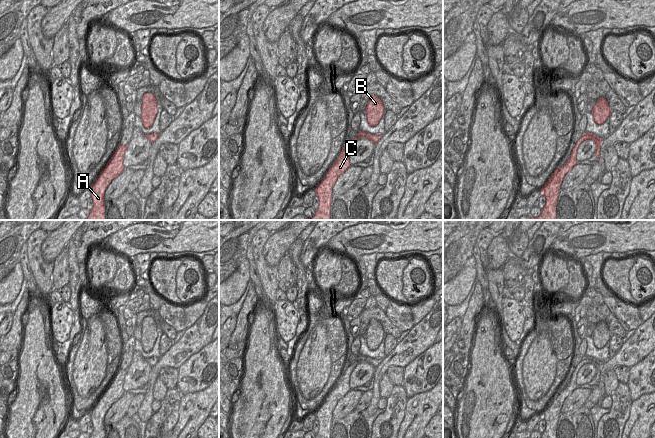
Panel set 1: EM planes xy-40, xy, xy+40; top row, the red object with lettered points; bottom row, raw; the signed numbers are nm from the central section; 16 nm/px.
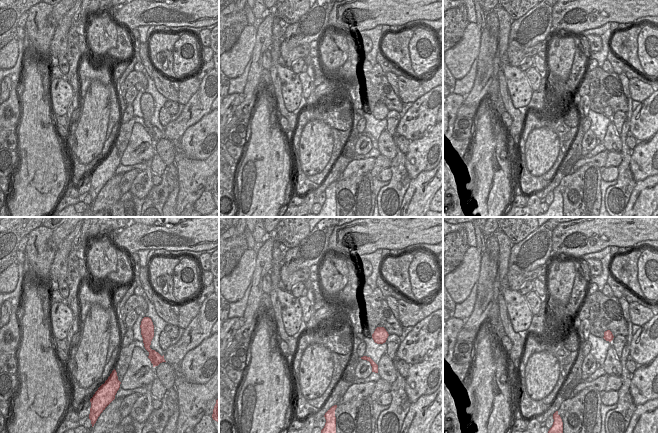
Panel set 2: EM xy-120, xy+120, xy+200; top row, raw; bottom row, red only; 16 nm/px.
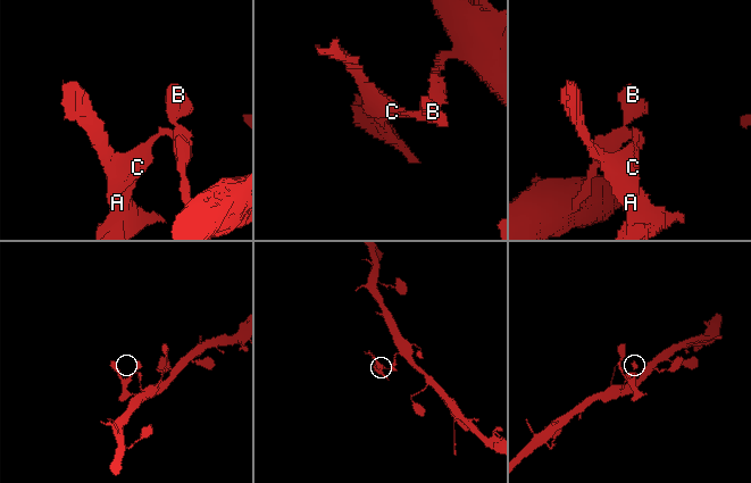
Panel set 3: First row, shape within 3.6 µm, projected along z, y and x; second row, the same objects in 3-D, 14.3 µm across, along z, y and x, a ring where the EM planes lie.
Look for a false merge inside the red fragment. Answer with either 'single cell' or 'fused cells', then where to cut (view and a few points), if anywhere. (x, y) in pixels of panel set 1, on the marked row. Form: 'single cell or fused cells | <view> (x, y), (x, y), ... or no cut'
fused cells | xy (358, 136), (366, 137)

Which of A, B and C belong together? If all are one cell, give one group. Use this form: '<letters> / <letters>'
A C / B

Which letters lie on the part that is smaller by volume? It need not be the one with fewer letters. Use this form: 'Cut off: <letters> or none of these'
Cut off: A, C.

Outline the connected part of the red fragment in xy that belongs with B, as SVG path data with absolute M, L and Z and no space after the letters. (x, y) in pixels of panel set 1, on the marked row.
M371 95L366 107L366 118L370 126L376 126L384 114L384 106L379 97Z

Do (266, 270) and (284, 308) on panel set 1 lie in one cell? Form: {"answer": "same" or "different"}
{"answer": "different"}

